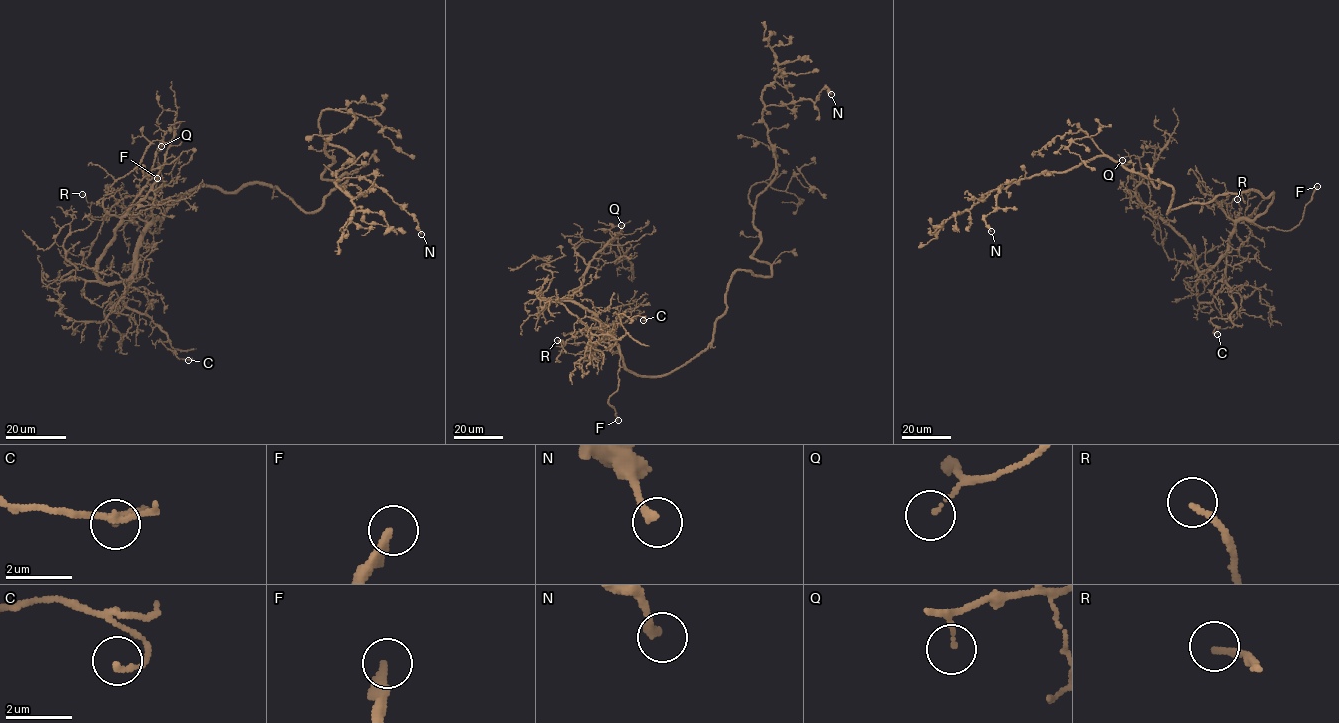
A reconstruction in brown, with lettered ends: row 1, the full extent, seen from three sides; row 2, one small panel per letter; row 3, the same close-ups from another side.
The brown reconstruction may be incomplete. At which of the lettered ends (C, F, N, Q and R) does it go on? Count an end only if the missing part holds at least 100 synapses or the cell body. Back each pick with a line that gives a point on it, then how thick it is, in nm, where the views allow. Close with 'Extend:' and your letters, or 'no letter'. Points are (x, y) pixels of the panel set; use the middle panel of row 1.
F: at (618, 420); 240 nm thick
Extend: F

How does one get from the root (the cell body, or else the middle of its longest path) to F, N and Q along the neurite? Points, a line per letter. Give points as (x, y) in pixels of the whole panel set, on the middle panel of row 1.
F: (713, 334), (706, 348), (660, 375), (636, 376), (625, 366), (621, 356), (618, 389), (608, 400), (618, 420)
N: (713, 334), (731, 276), (771, 275), (751, 257), (755, 198), (777, 172), (763, 111), (831, 94)
Q: (713, 334), (667, 373), (625, 366), (601, 322), (569, 298), (588, 268), (573, 246), (611, 243), (621, 225)

